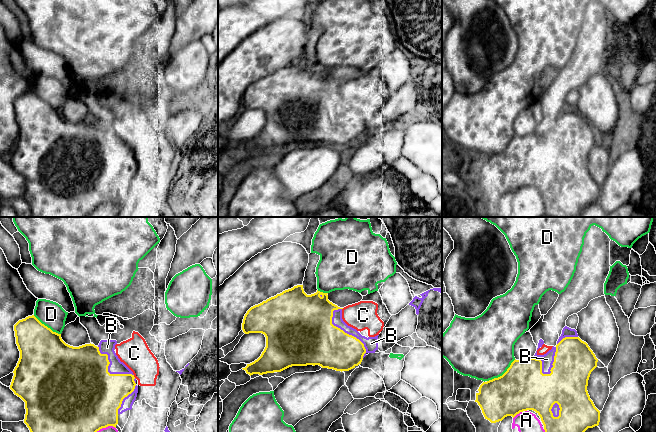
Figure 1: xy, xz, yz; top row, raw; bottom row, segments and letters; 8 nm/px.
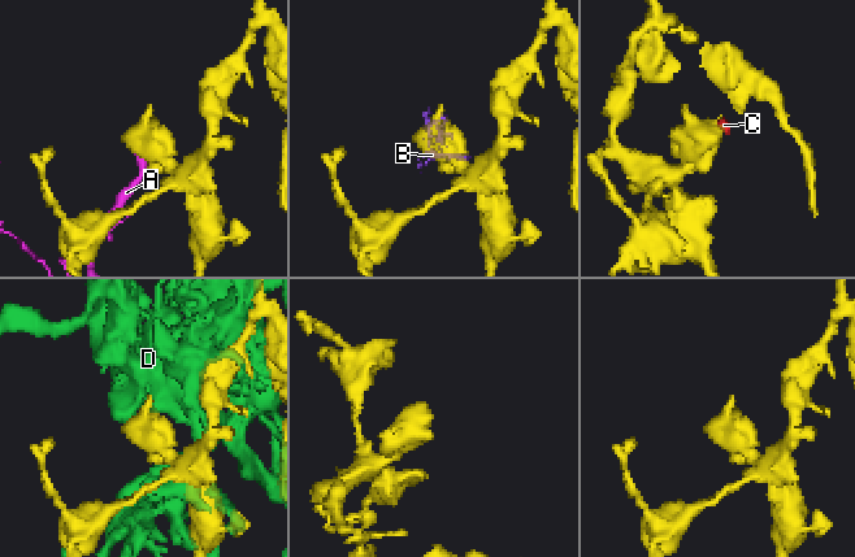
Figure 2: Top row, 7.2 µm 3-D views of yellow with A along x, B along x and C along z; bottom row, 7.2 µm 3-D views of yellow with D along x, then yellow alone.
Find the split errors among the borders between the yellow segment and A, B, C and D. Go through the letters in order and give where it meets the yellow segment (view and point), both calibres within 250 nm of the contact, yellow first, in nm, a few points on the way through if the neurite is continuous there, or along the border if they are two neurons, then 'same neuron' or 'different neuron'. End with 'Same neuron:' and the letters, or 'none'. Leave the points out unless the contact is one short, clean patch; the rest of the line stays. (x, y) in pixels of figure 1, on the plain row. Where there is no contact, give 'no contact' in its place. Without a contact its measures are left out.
A: meets yellow in yz at (517, 189); 380 nm thick on the yellow side, 200 nm on the other; different neuron
B: meets yellow in xz at (346, 109); 380 nm thick on the yellow side, 110 nm on the other; different neuron
C: meets yellow in xy at (133, 152); 300 nm thick on the yellow side, 240 nm on the other; border along xy (133, 151), (135, 153); different neuron
D: meets yellow in yz at (503, 150); 380 nm thick on the yellow side, 480 nm on the other; different neuron
Same neuron: none

